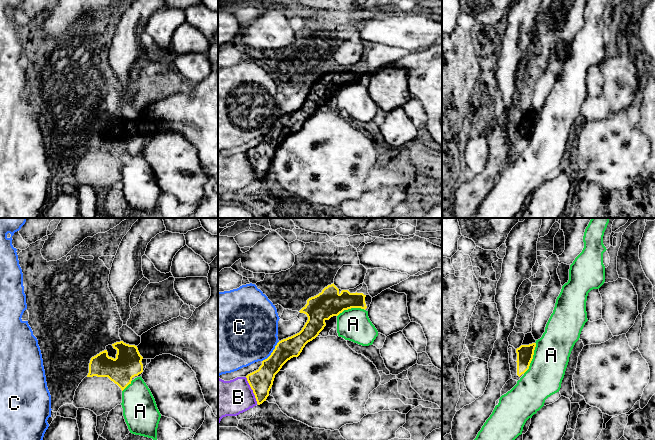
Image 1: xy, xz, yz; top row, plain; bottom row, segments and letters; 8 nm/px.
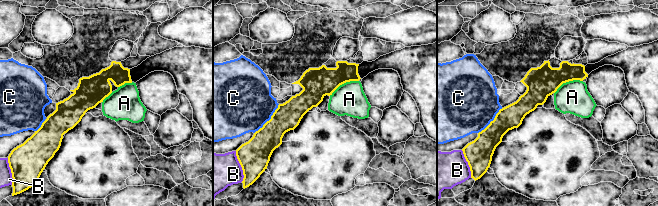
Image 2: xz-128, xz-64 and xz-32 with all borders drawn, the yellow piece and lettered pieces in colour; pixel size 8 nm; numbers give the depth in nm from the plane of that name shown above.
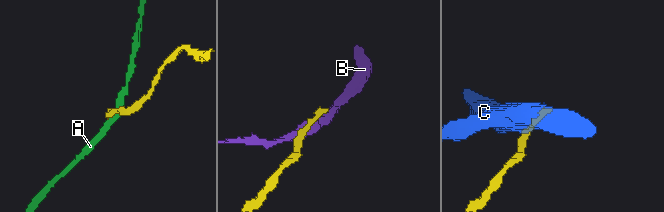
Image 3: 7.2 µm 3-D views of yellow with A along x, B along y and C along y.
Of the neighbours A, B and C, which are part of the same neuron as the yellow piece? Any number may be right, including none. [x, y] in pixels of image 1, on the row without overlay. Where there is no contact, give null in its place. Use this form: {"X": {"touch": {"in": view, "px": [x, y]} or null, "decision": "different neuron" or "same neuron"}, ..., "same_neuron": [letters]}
{"A": {"touch": {"in": "yz", "px": [532, 134]}, "decision": "different neuron"}, "B": {"touch": {"in": "xz", "px": [252, 165]}, "decision": "different neuron"}, "C": {"touch": {"in": "xz", "px": [272, 128]}, "decision": "different neuron"}, "same_neuron": []}

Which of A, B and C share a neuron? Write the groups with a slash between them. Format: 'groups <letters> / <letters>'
groups A / B / C

